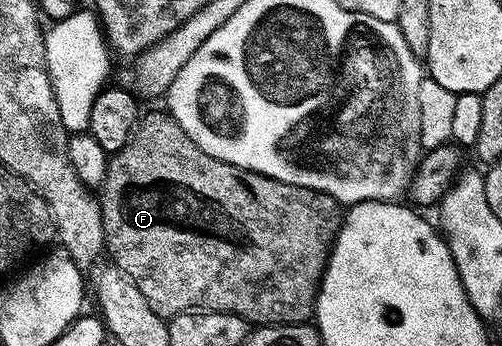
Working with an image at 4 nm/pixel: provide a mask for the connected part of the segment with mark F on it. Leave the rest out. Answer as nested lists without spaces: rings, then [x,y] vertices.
[[[161,110],[161,112],[145,111],[143,115],[141,115],[140,119],[136,121],[136,125],[134,126],[134,130],[130,134],[130,138],[126,142],[126,146],[122,146],[122,150],[111,153],[110,159],[108,161],[108,169],[106,170],[106,174],[104,175],[104,182],[98,189],[98,199],[100,201],[100,213],[102,214],[102,222],[104,223],[104,243],[106,245],[107,255],[112,255],[111,263],[115,265],[115,267],[122,269],[125,275],[130,278],[130,282],[134,282],[134,286],[138,286],[138,290],[142,294],[142,298],[146,298],[146,302],[150,302],[150,310],[154,310],[154,314],[158,314],[159,316],[163,316],[165,318],[181,316],[183,314],[182,309],[180,309],[182,302],[156,302],[156,294],[160,292],[160,288],[162,288],[162,286],[164,286],[164,288],[168,286],[168,284],[166,284],[166,278],[168,278],[168,256],[164,254],[164,250],[166,250],[166,246],[168,246],[168,236],[190,236],[190,228],[192,228],[192,226],[200,226],[200,224],[204,226],[206,222],[220,222],[222,234],[226,232],[226,236],[248,236],[248,240],[250,240],[250,250],[248,250],[248,268],[250,268],[250,262],[252,262],[254,274],[258,274],[258,276],[256,276],[256,278],[258,278],[258,304],[252,304],[252,306],[250,306],[250,304],[248,304],[248,306],[244,304],[244,308],[240,308],[240,310],[244,310],[244,312],[246,312],[246,320],[248,321],[249,325],[271,326],[274,324],[307,324],[313,319],[316,310],[316,295],[320,293],[320,283],[324,280],[324,267],[328,264],[328,256],[332,252],[332,246],[336,242],[336,236],[340,232],[340,225],[342,223],[342,206],[330,194],[319,192],[318,190],[299,188],[298,186],[294,185],[286,185],[285,182],[275,181],[274,178],[264,177],[260,173],[245,172],[240,168],[234,168],[229,164],[224,164],[222,161],[208,157],[202,152],[202,150],[198,148],[198,146],[192,144],[191,141],[188,140],[186,134],[182,130],[182,126],[178,126],[178,122],[167,111]]]

